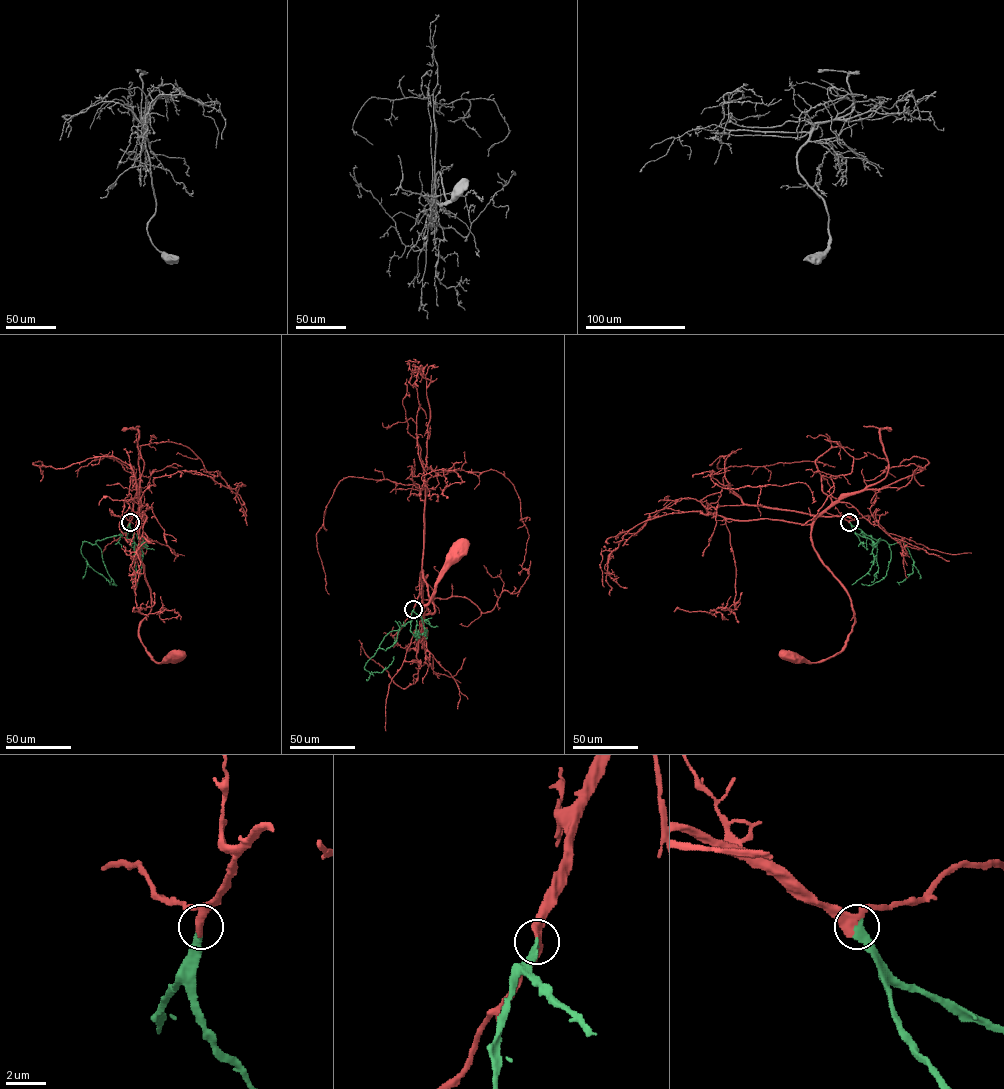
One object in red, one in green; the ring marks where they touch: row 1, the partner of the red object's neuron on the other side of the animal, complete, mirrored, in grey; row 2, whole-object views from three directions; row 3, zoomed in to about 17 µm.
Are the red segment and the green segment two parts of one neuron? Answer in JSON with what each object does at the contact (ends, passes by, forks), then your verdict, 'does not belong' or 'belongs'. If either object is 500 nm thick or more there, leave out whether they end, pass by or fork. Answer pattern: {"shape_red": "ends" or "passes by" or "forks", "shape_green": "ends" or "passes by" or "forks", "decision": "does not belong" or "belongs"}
{"shape_red": "passes by", "shape_green": "ends", "decision": "belongs"}

